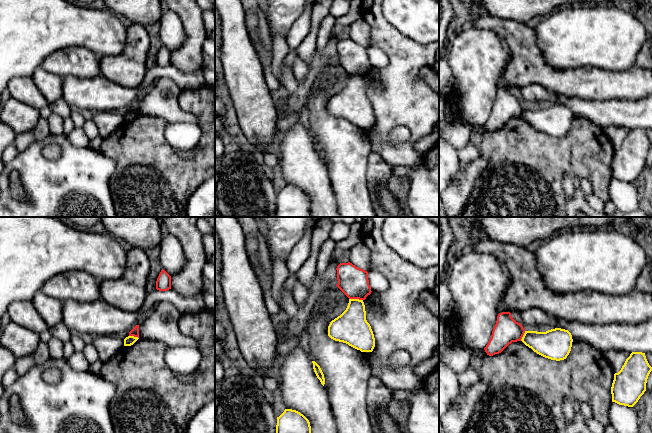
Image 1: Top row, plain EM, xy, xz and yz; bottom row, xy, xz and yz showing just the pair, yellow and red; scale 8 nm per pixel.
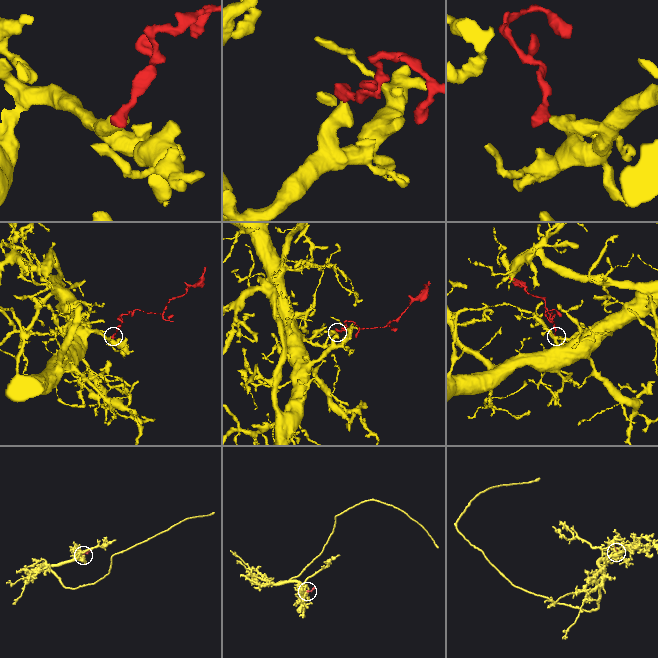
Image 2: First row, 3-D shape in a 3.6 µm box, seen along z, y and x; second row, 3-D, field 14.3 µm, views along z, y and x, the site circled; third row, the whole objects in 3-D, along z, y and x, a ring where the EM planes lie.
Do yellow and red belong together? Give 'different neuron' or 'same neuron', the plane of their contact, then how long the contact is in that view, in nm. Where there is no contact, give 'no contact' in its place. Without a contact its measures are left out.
different neuron; meets yellow in xz; contact 110 nm long

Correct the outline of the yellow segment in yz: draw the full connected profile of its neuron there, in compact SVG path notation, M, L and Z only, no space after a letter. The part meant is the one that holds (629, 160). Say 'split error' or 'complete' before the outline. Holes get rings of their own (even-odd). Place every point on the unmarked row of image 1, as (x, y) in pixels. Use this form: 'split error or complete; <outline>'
complete; M632 128L618 149L614 150L611 163L612 178L633 183L646 167L652 143L645 129Z

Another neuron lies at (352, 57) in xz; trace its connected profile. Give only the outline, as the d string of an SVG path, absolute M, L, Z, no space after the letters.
M340 39L337 44L336 61L349 75L365 76L371 70L368 48L352 39Z

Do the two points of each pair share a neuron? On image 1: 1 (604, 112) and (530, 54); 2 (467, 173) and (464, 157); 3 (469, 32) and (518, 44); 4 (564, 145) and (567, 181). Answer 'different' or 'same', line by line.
1: different
2: different
3: different
4: different

